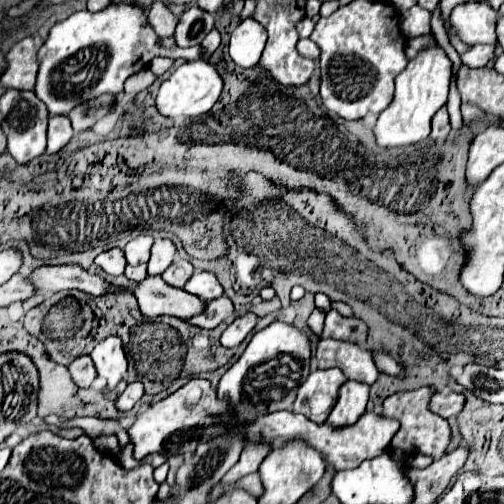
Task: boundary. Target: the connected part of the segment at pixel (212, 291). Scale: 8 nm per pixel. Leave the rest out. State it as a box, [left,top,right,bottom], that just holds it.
[183,272,223,300]

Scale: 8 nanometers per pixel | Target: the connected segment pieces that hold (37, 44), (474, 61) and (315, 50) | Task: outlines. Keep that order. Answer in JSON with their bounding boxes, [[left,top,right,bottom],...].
[[1,34,43,90],[461,46,495,68],[297,38,319,60]]

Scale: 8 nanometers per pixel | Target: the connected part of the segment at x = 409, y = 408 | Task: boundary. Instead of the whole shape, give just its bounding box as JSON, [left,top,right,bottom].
[381,386,451,460]

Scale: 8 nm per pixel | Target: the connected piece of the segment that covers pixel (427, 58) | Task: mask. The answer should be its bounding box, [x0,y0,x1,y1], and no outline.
[375,42,451,148]

